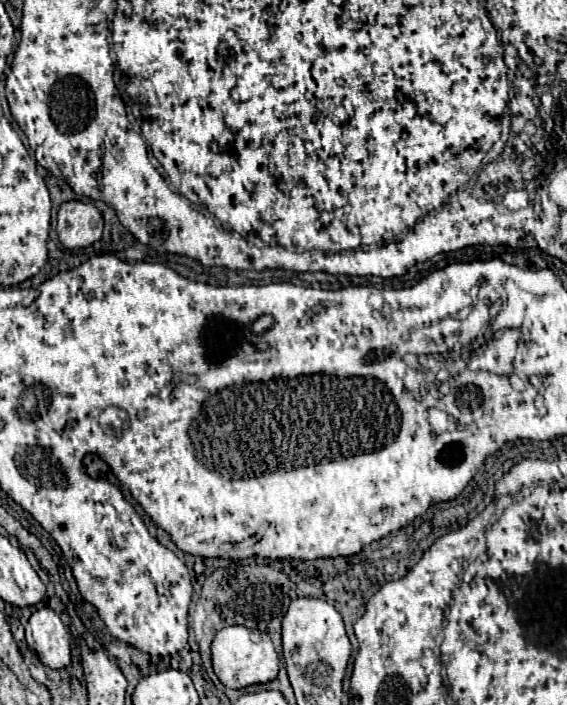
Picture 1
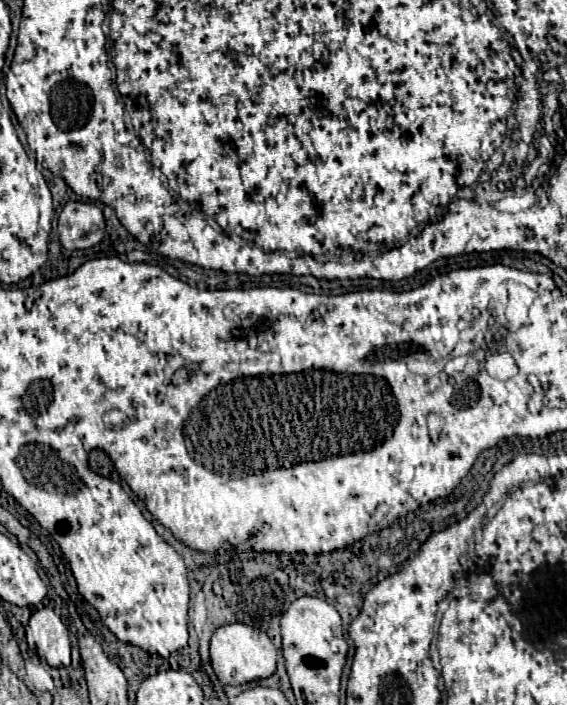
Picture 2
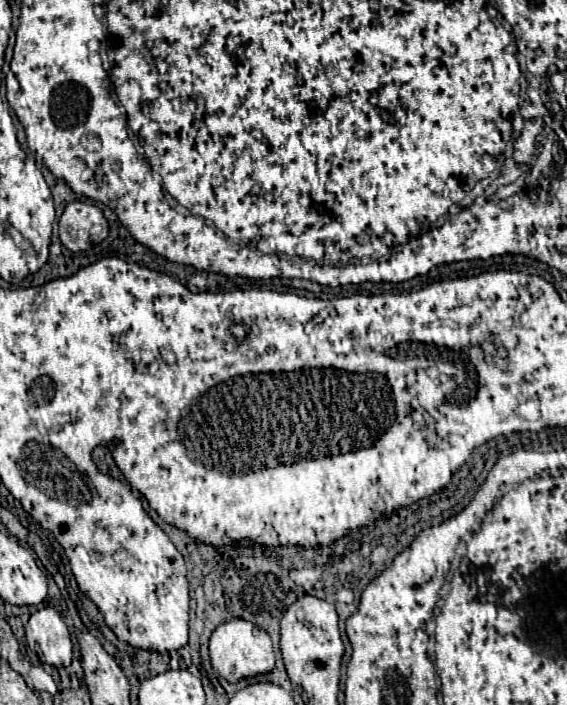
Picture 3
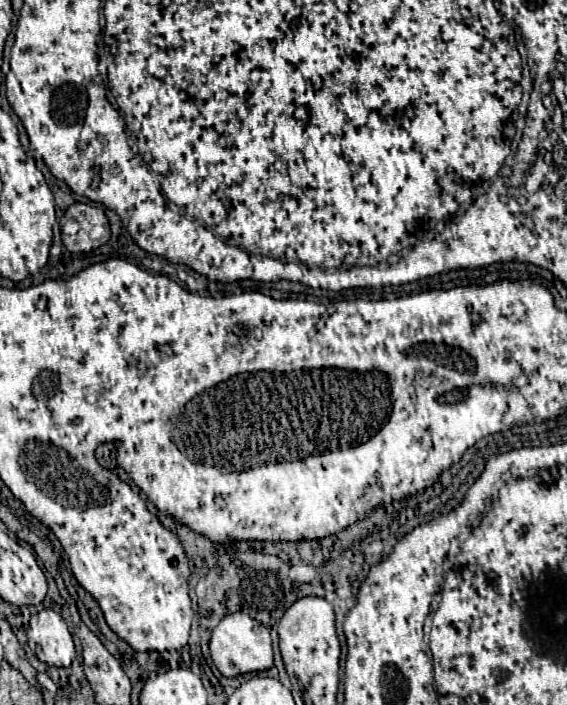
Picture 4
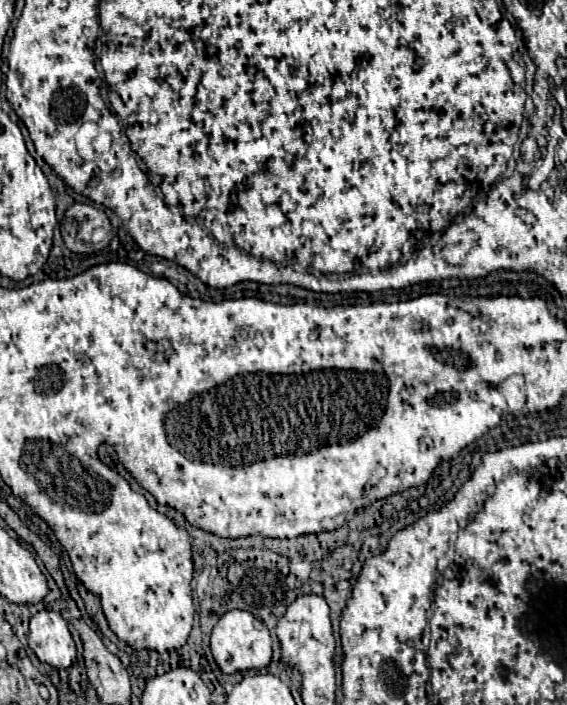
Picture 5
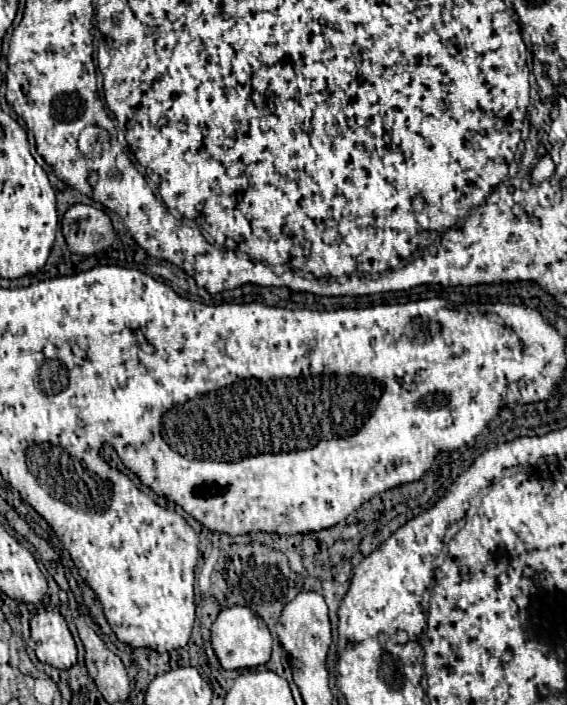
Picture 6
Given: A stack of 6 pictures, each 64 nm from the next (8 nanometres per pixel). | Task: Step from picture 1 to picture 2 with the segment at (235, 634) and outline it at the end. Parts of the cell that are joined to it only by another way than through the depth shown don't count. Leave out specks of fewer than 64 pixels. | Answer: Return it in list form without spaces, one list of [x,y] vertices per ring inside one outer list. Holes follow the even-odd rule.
[[[228,624],[214,632],[210,642],[210,662],[220,678],[220,682],[230,686],[240,686],[246,682],[270,678],[276,672],[276,648],[266,632],[246,626],[246,624]]]

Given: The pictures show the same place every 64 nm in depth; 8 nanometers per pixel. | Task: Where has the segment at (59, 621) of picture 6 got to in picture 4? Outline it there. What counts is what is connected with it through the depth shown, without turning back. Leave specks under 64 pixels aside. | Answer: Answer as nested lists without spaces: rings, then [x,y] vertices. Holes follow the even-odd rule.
[[[44,608],[30,618],[26,630],[28,646],[36,652],[40,662],[50,666],[70,666],[74,658],[74,642],[66,622],[58,612]]]

